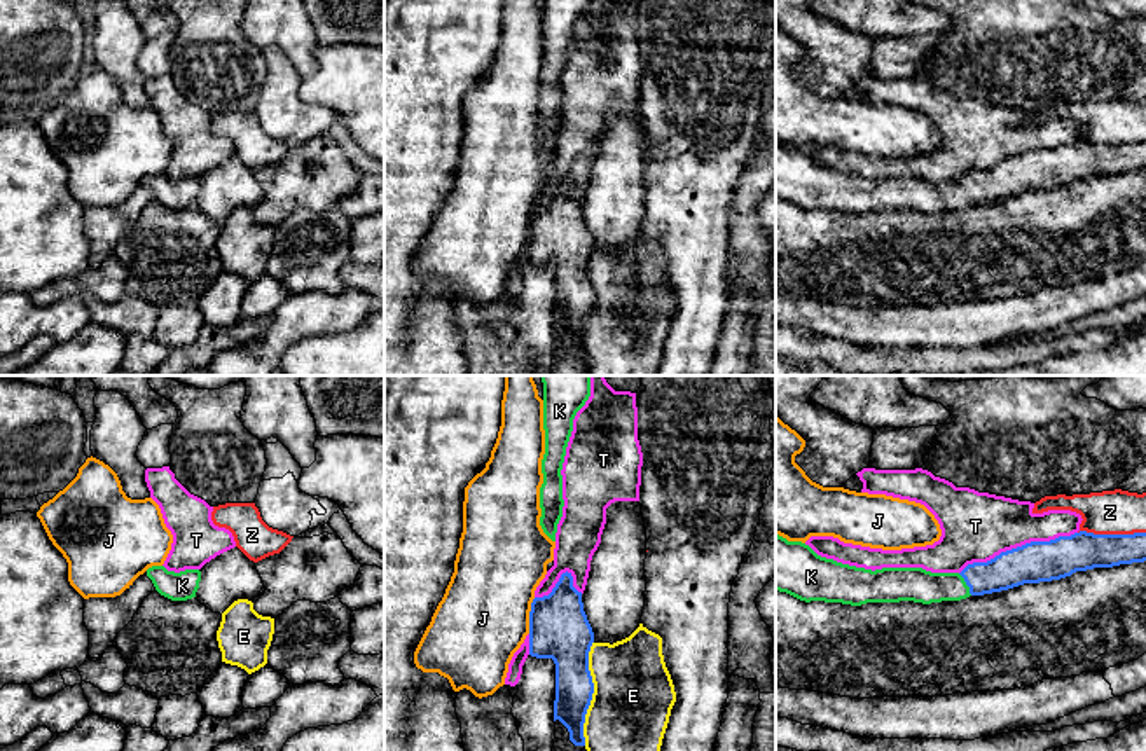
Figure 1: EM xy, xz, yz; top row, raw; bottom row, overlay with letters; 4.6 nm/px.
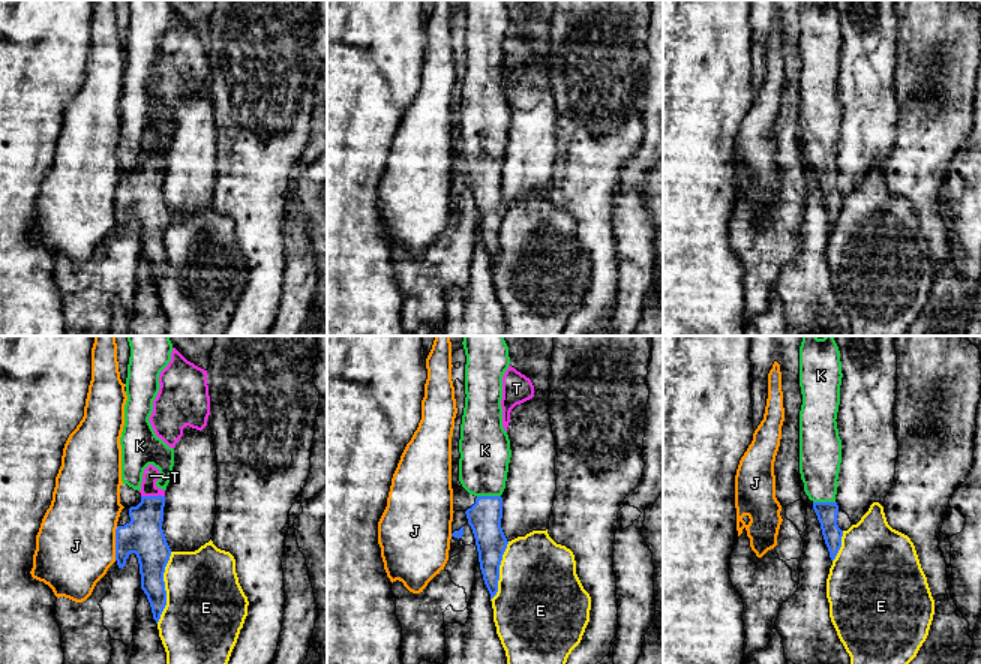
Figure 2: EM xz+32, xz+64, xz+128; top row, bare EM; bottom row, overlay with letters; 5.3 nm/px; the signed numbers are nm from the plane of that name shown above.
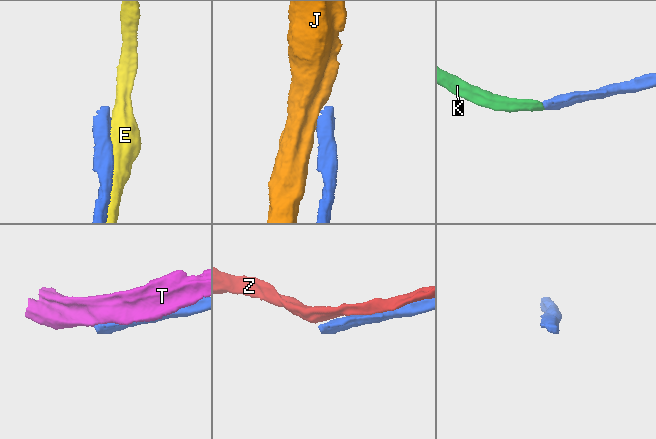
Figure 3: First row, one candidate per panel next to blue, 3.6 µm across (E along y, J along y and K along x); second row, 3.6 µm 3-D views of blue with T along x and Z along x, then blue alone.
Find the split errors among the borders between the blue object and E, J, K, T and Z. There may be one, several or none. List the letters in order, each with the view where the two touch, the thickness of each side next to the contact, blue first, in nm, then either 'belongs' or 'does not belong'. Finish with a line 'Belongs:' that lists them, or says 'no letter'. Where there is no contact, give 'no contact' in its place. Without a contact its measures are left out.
E: xz | 200/360 nm | does not belong
J: xz | 280/420 nm | does not belong
K: yz | 170/160 nm | belongs
T: yz | 190/320 nm | does not belong
Z: yz | 180/200 nm | does not belong
Belongs: K

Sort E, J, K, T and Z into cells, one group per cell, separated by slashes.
E / J / K / T / Z

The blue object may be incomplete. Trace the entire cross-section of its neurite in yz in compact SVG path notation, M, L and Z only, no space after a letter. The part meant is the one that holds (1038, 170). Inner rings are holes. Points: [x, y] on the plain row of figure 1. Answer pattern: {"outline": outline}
{"outline": "M1087 140L1050 150L1031 150L1001 161L961 182L922 176L865 178L818 164L802 150L776 143L776 199L800 210L861 215L914 210L922 213L961 210L1008 199L1024 192L1052 190L1076 180L1146 169L1146 141L1094 143Z"}

